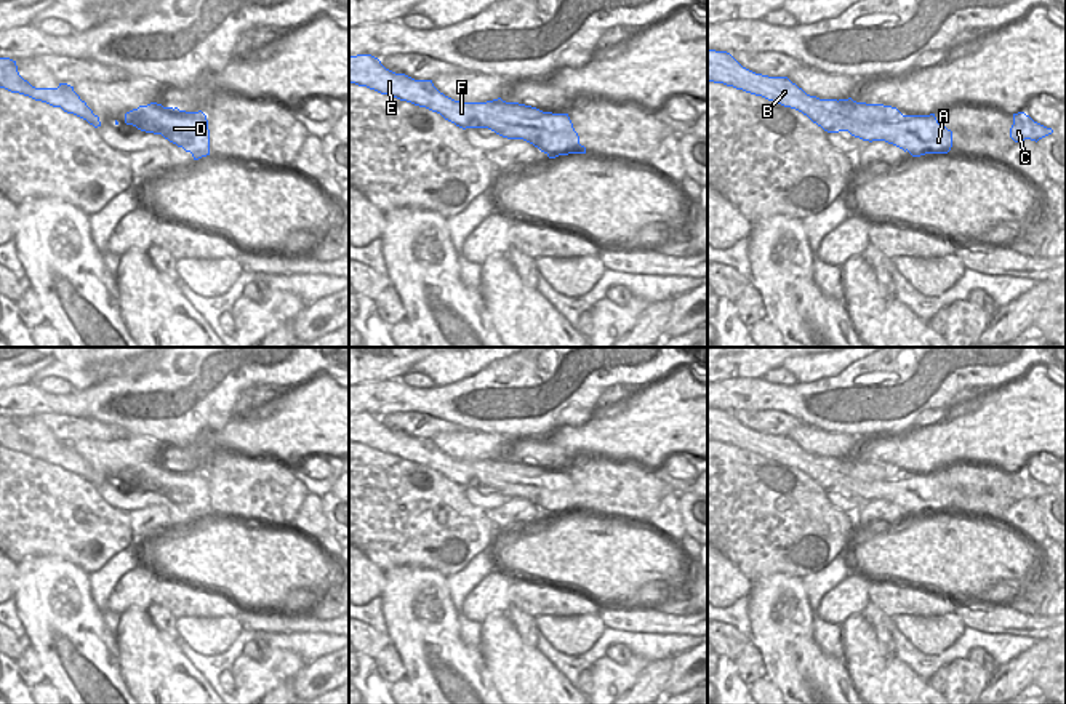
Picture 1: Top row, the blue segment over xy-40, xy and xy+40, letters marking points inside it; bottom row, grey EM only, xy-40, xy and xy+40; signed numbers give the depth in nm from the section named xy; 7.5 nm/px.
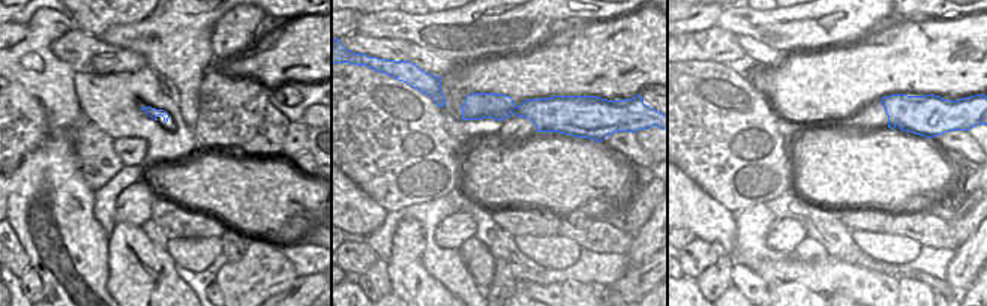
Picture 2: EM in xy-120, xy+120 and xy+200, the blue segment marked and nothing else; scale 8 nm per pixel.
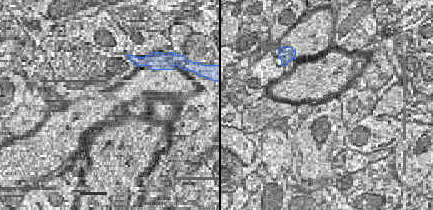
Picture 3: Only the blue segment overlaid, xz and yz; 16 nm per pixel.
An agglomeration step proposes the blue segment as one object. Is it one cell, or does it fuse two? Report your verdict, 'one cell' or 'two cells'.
one cell

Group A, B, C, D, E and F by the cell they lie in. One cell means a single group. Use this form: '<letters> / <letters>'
A B C D E F

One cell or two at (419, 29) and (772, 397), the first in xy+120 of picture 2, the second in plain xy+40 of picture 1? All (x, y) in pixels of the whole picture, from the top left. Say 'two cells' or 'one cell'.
one cell

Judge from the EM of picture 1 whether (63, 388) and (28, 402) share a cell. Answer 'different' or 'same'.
different

